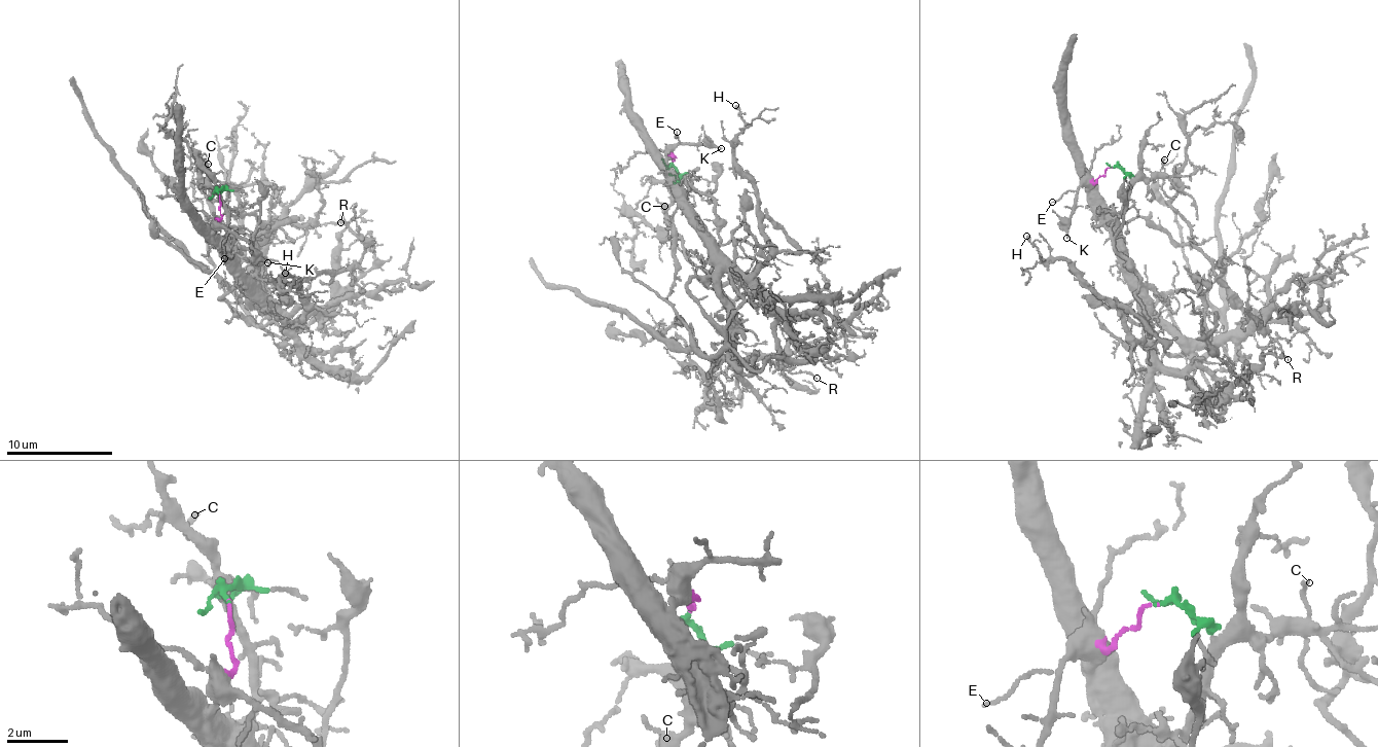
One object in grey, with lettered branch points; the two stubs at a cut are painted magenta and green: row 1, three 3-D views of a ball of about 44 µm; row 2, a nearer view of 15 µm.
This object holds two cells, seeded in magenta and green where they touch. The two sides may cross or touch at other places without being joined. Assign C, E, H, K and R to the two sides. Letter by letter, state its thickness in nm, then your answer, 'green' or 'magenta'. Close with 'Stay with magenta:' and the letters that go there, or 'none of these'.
C: calibre 140 nm; green
E: calibre 100 nm; magenta
H: calibre 140 nm; green
K: calibre 180 nm; magenta
R: calibre 130 nm; green
Stay with magenta: E, K

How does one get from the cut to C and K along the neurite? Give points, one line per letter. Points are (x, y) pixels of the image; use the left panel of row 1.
C: (220, 196), (221, 190), (212, 184), (206, 174), (208, 163)
K: (220, 196), (219, 222), (239, 234), (268, 261)

